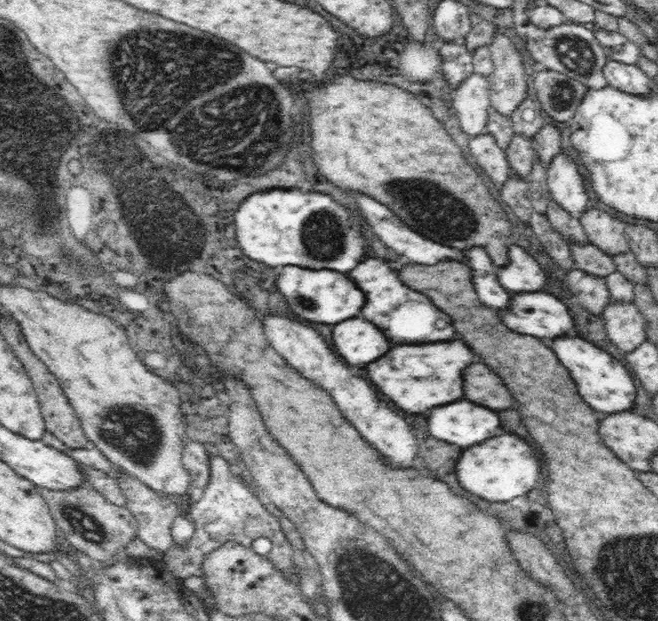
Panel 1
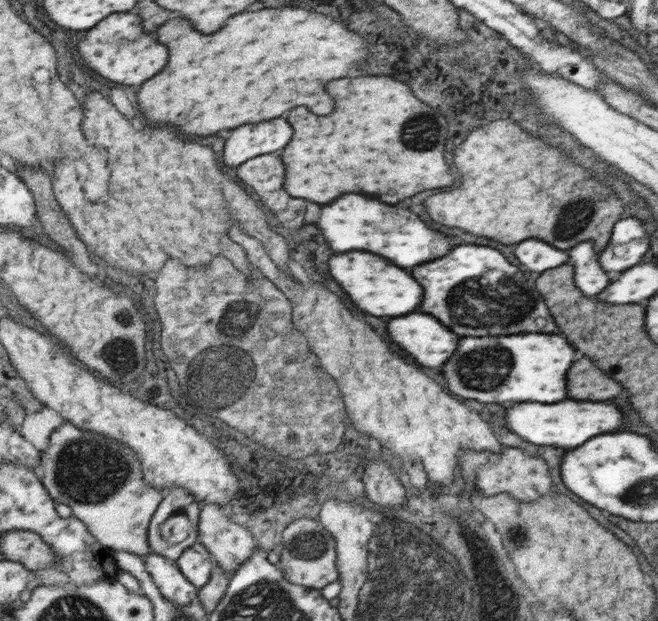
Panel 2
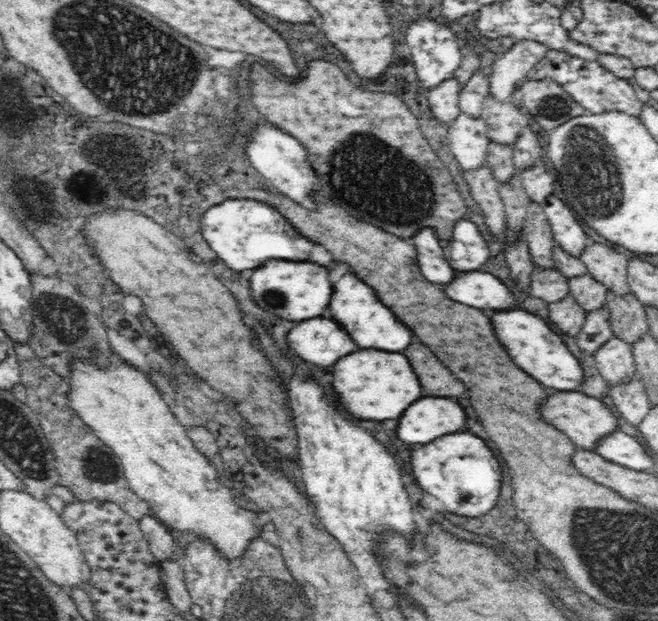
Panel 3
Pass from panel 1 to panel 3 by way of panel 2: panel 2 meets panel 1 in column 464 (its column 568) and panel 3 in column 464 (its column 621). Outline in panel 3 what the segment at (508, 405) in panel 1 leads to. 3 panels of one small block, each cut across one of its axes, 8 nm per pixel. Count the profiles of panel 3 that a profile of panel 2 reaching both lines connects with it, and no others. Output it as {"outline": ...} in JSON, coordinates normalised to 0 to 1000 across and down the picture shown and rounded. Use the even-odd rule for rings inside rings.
{"outline":[[[629,548],[611,567],[623,576],[641,625],[653,638],[684,638],[688,644],[710,630],[708,622],[691,609],[681,591],[672,588],[669,578],[653,564],[650,556]]]}

